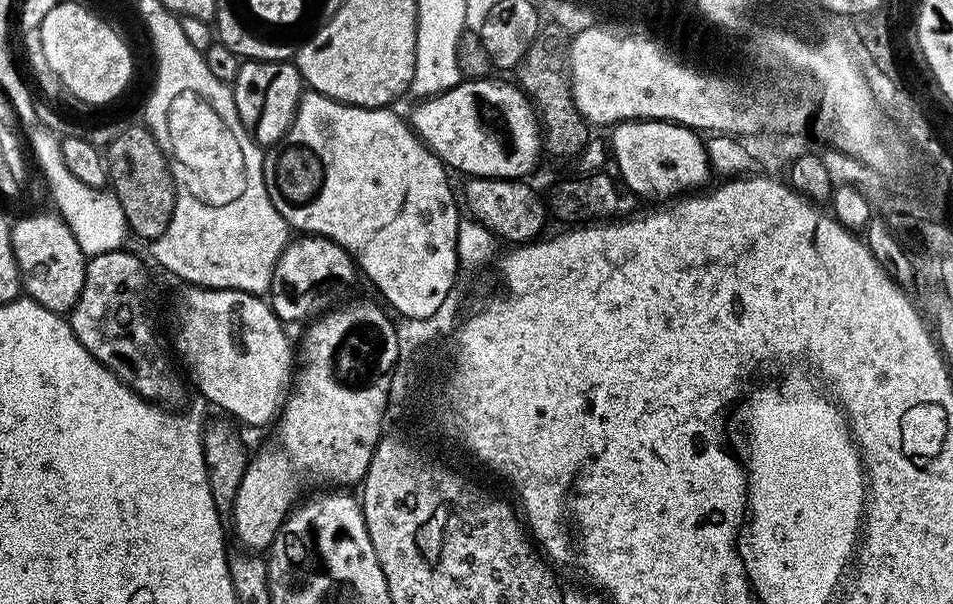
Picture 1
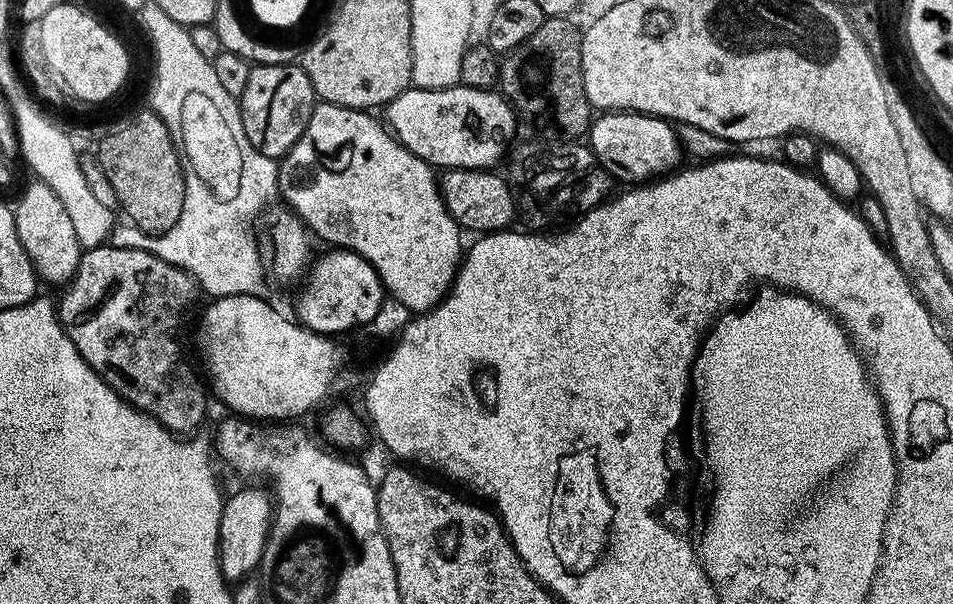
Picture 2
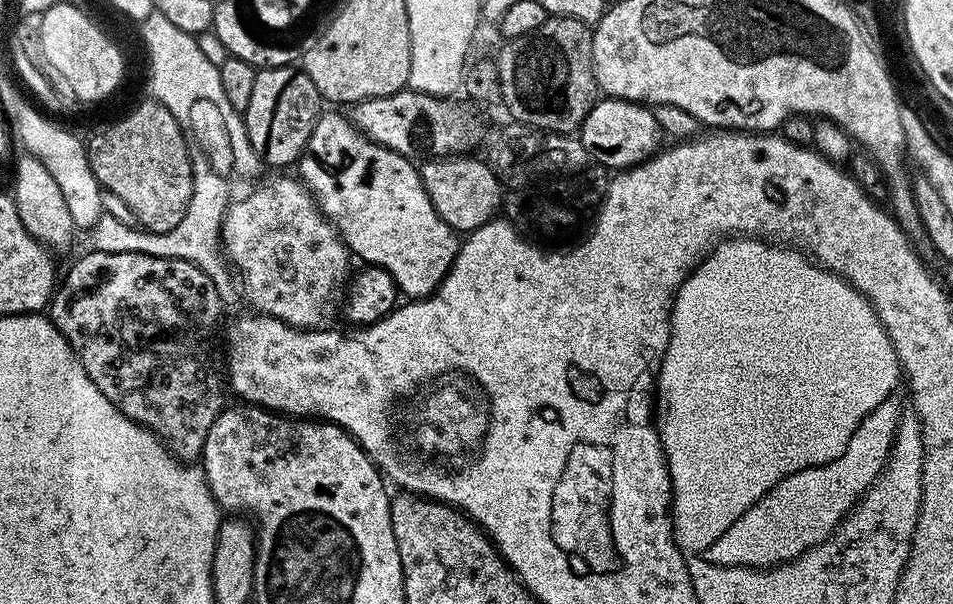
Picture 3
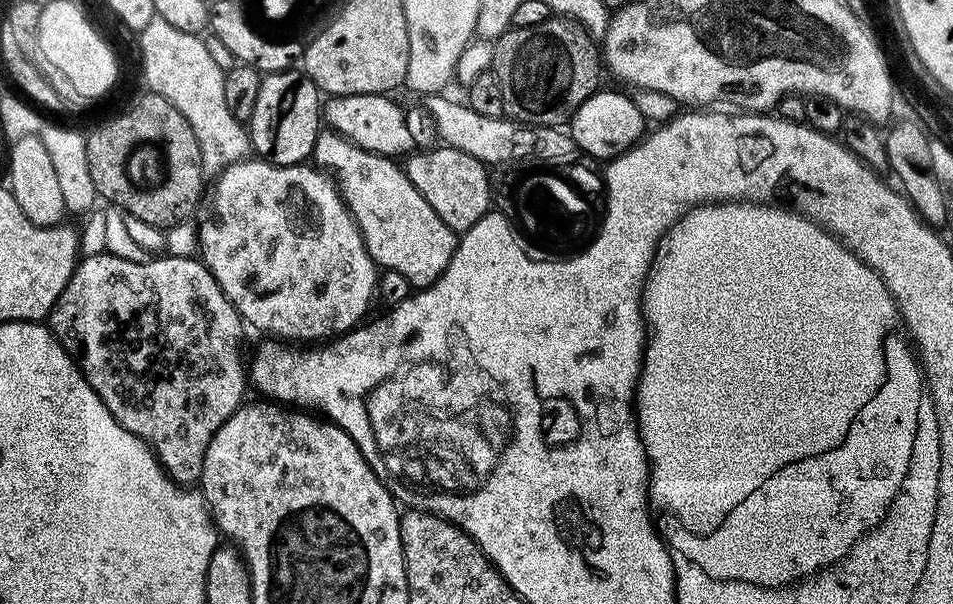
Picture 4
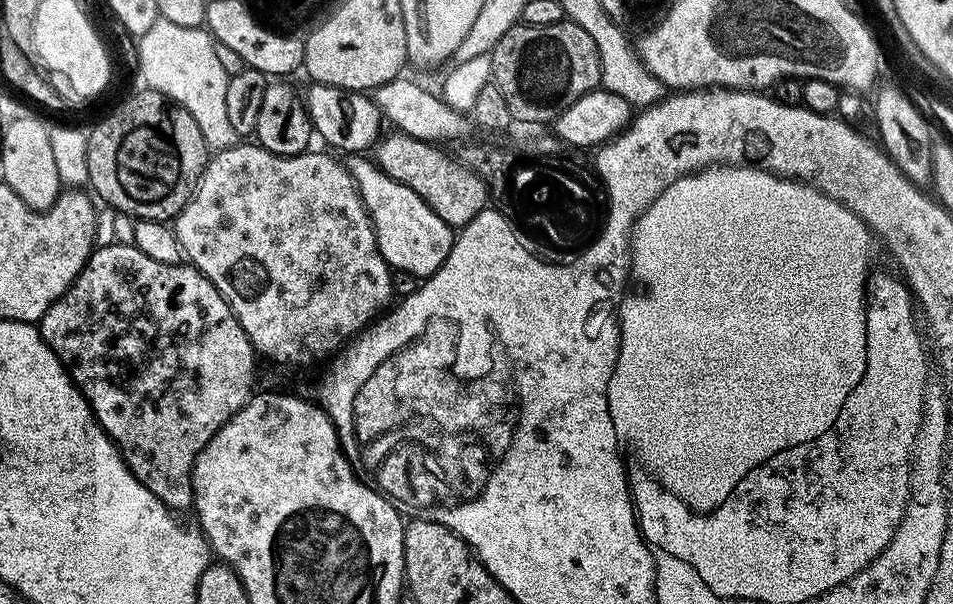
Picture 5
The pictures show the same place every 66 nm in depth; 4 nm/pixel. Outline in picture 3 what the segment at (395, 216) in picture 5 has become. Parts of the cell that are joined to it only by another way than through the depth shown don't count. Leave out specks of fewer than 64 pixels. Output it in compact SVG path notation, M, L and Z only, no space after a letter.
M328 110L317 120L314 130L308 139L306 150L316 150L316 154L332 156L332 164L340 166L344 160L354 160L358 174L372 176L372 182L380 184L380 190L404 190L404 200L408 198L408 212L404 214L404 222L392 216L392 242L390 246L378 246L378 262L376 266L384 268L391 274L397 289L408 298L431 296L448 275L452 264L456 261L458 236L450 225L442 220L431 204L417 165L407 156L394 150L375 144L370 137L364 135L347 115L339 116L339 111Z

